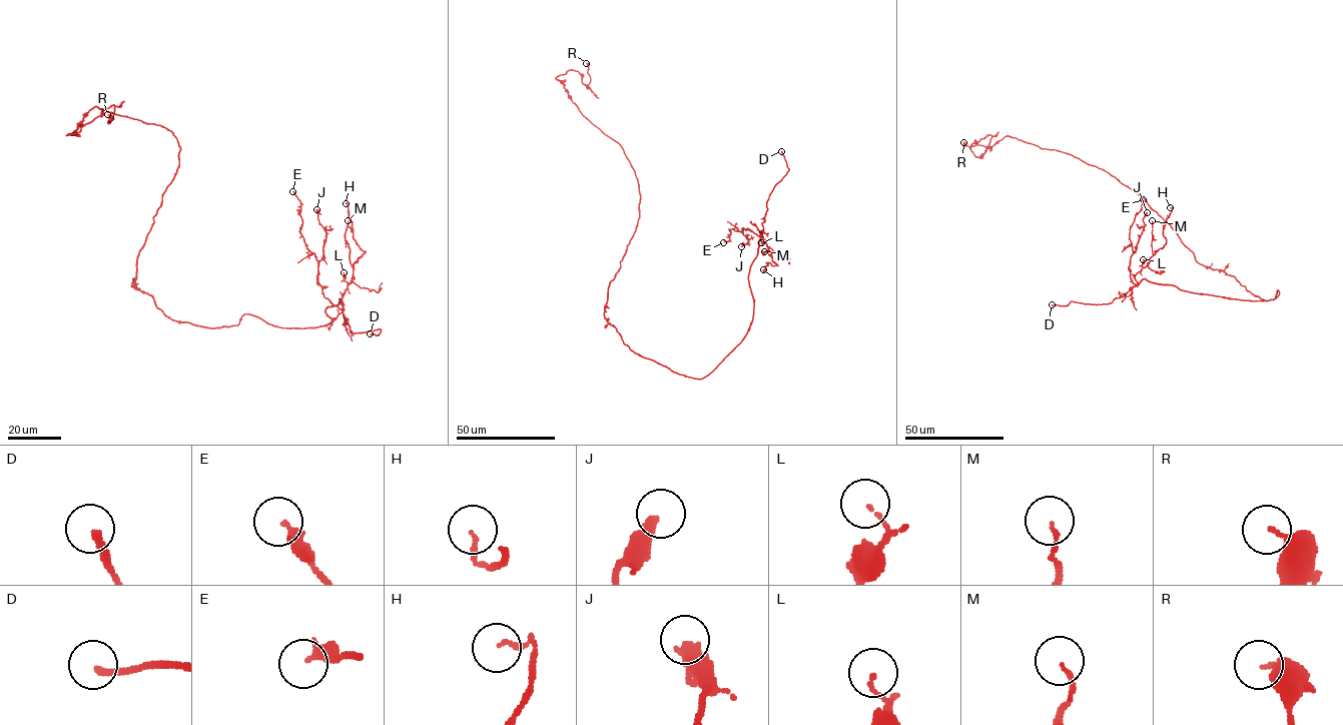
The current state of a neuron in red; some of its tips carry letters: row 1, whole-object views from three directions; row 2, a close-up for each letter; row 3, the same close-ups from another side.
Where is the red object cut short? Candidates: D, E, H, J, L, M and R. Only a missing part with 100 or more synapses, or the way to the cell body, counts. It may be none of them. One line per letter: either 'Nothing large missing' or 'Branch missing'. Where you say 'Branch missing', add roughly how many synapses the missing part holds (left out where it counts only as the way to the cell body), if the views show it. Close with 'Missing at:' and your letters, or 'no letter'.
D: Branch missing
E: Nothing large missing
H: Nothing large missing
J: Nothing large missing
L: Nothing large missing
M: Nothing large missing
R: Nothing large missing
Missing at: D

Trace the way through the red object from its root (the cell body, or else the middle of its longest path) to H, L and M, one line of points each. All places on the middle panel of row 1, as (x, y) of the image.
H: (604, 310), (634, 352), (702, 379), (748, 330), (754, 306), (748, 275), (760, 234), (776, 264), (763, 269)
L: (604, 310), (606, 320), (634, 352), (702, 379), (748, 330), (754, 306), (748, 275), (760, 234), (761, 242)
M: (604, 310), (634, 352), (702, 379), (748, 330), (754, 306), (748, 275), (760, 234), (764, 251)

